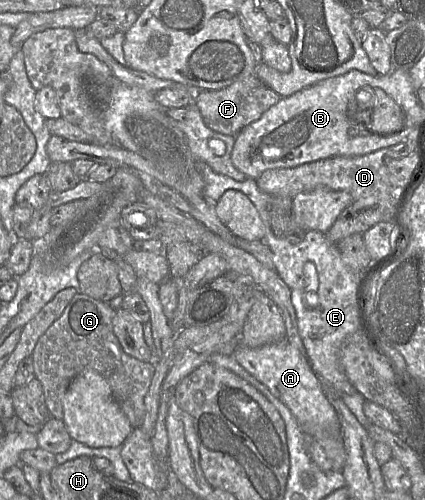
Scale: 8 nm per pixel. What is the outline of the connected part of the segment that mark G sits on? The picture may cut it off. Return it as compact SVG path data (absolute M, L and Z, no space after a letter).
M78 293L68 304L62 316L37 341L31 357L34 363L35 376L43 387L45 403L51 418L63 420L63 398L69 385L84 369L91 368L107 380L114 399L128 418L133 429L141 427L145 416L144 401L154 376L155 364L140 361L124 352L113 331L115 314L116 310L109 303Z

